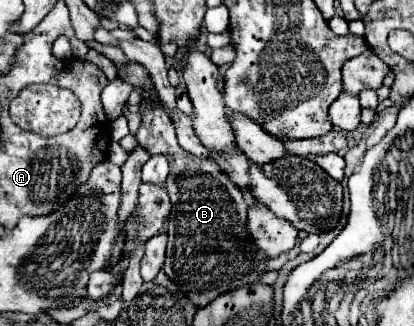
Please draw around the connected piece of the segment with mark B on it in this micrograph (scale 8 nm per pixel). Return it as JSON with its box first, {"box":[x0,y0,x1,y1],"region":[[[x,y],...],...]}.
{"box":[136,92,268,308],"region":[[[142,92],[140,114],[142,124],[136,132],[138,144],[152,156],[164,154],[170,162],[166,190],[174,206],[168,216],[166,276],[180,286],[180,292],[194,302],[196,308],[208,306],[224,292],[260,282],[262,274],[268,272],[264,264],[268,256],[258,250],[248,250],[254,248],[254,242],[246,232],[248,204],[242,198],[242,192],[238,192],[230,178],[222,178],[216,164],[208,162],[206,166],[202,158],[180,148],[170,116],[162,112],[162,108],[154,108],[154,96],[150,96],[150,92]]]}

